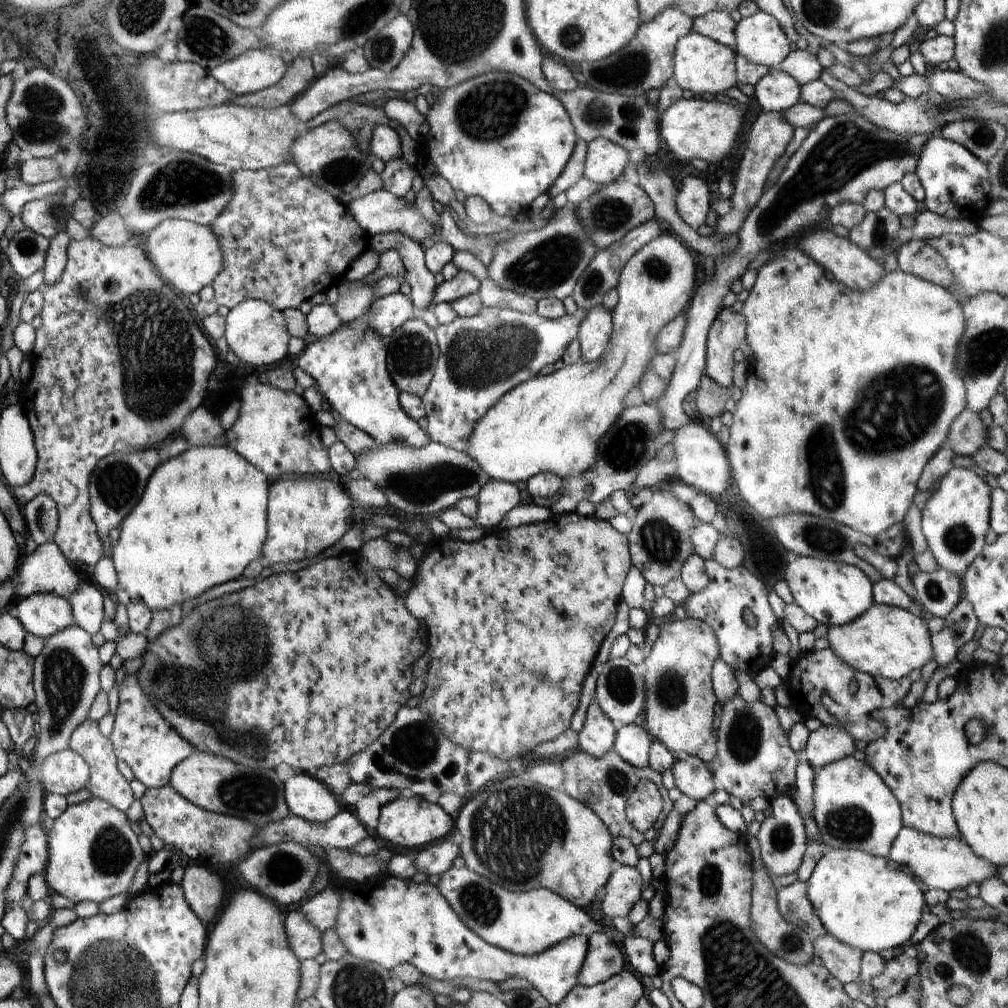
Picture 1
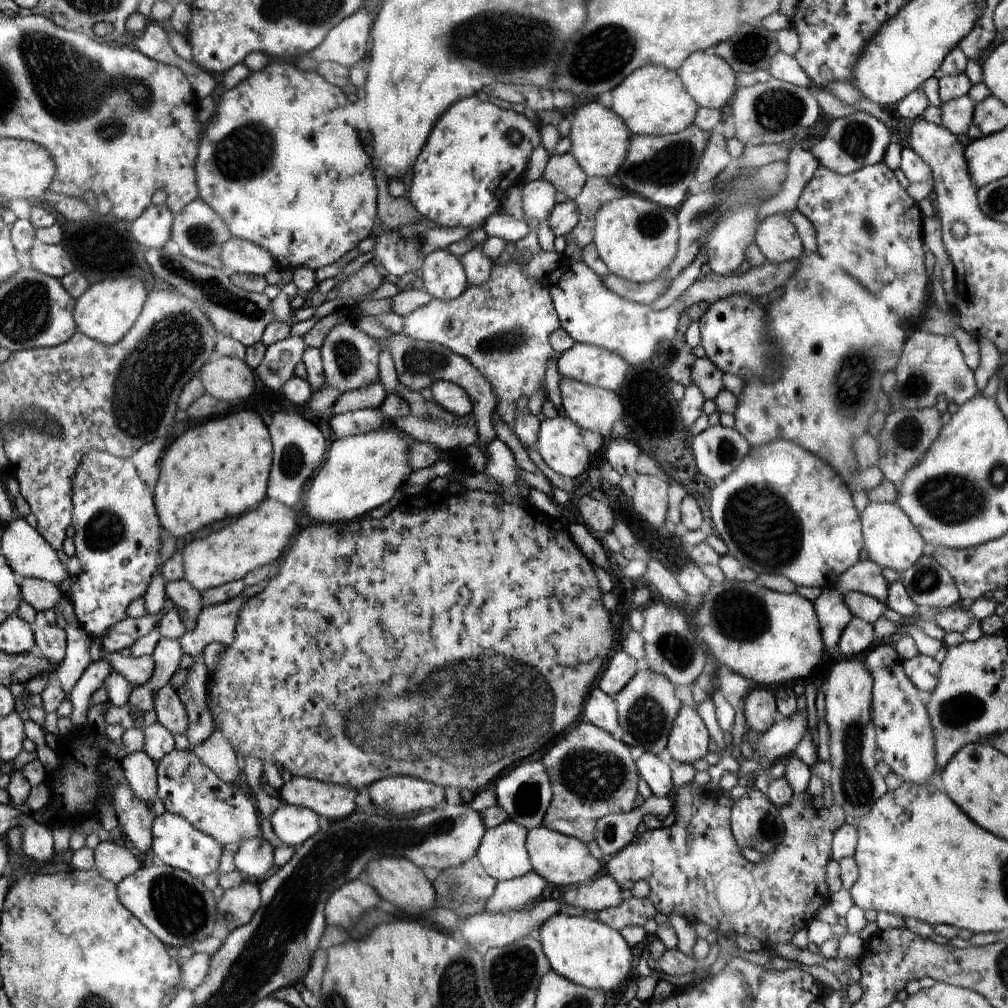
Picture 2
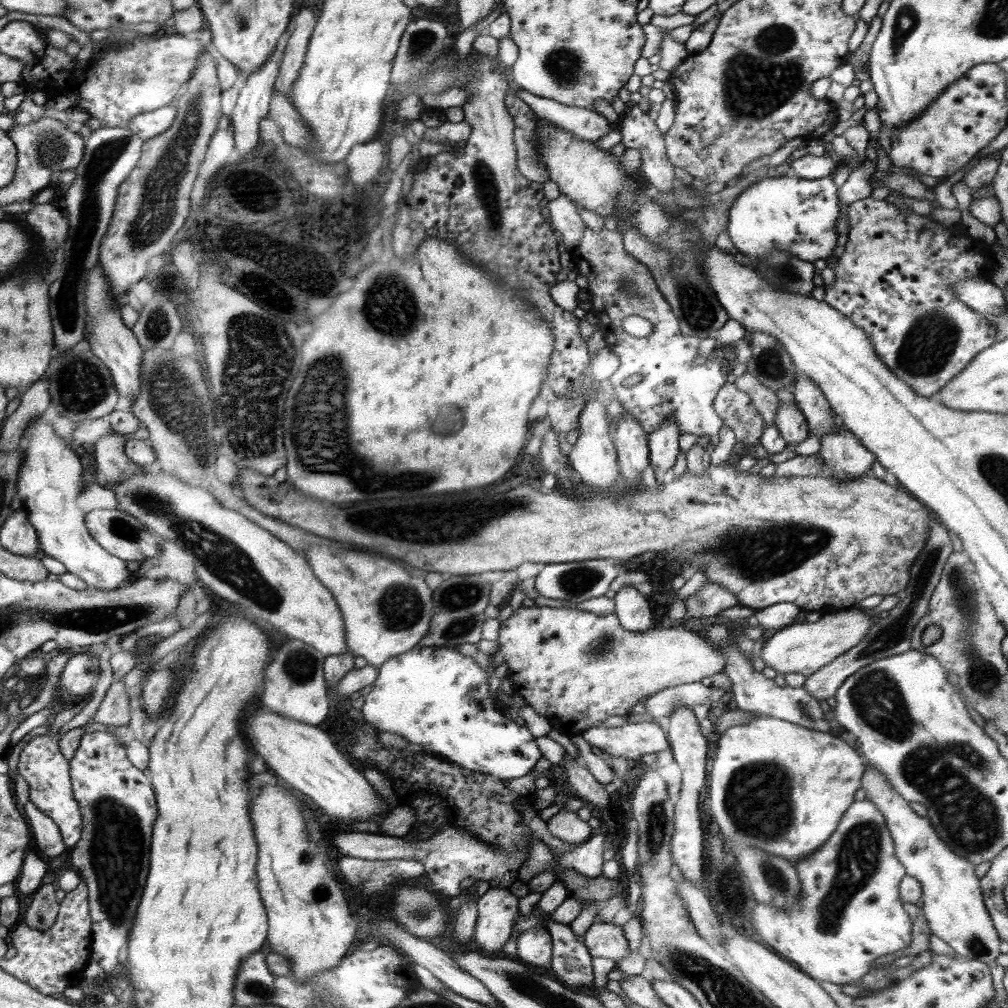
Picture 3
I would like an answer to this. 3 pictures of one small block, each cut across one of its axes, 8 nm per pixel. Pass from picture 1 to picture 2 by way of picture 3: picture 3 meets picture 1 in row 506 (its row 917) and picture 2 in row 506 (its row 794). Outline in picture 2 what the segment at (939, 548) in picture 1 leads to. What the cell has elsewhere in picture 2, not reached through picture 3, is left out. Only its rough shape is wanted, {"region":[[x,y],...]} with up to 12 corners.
{"region":[[898,503],[860,518],[869,559],[902,574],[923,536]]}

